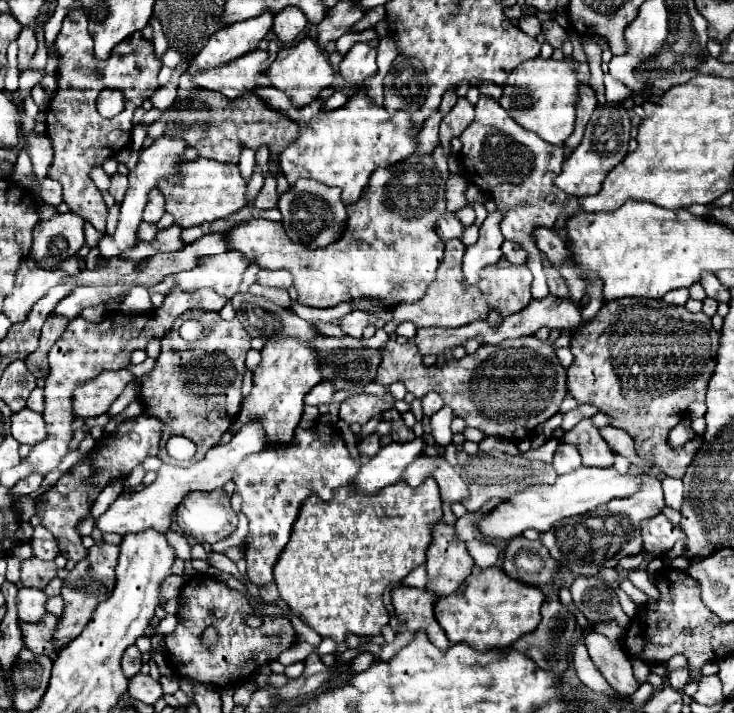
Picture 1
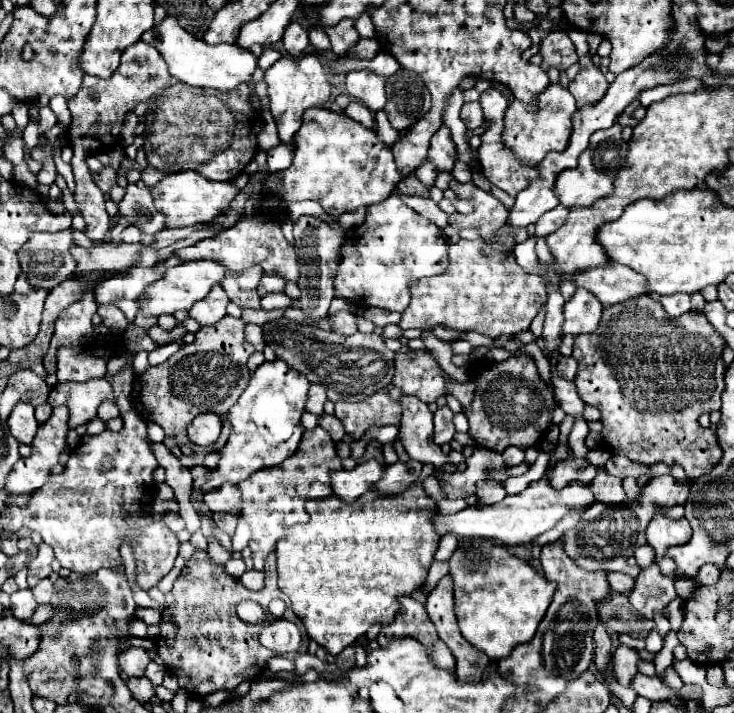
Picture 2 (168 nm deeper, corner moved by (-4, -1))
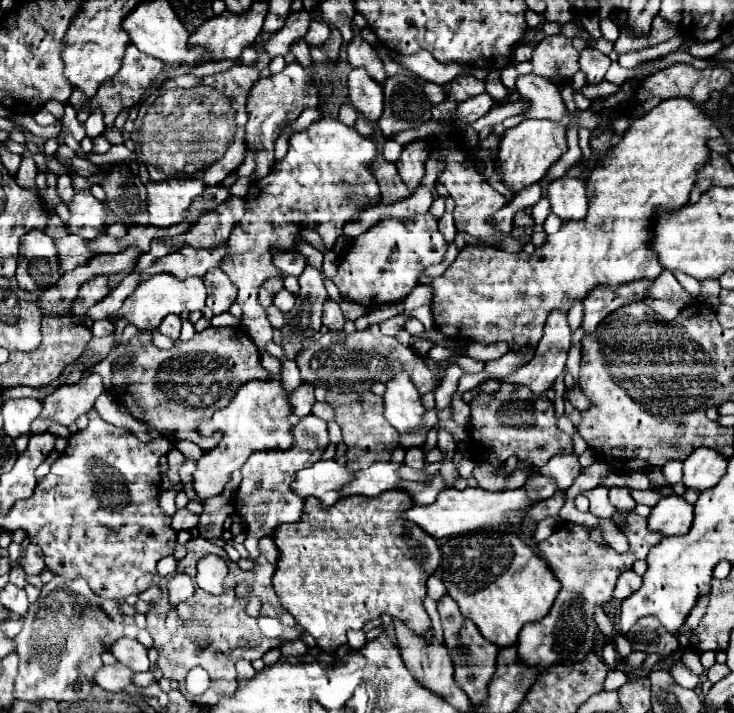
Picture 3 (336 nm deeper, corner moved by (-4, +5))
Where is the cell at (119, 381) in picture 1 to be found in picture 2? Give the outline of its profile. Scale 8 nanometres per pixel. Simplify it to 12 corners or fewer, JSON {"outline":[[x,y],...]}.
{"outline":[[108,379],[58,383],[46,403],[66,405],[68,427],[96,417],[98,405],[114,399]]}

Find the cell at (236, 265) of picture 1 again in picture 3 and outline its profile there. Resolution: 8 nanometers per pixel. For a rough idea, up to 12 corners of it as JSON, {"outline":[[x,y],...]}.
{"outline":[[202,278],[142,281],[118,317],[154,331],[170,313],[200,311]]}

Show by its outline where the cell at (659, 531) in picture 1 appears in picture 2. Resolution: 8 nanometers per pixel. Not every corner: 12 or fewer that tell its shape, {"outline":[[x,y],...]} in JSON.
{"outline":[[656,513],[646,529],[662,573],[674,571],[668,547],[690,539],[690,523]]}

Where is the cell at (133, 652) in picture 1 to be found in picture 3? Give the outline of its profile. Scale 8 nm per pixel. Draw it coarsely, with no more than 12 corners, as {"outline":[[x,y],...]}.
{"outline":[[122,637],[110,653],[134,671],[148,671],[146,647]]}

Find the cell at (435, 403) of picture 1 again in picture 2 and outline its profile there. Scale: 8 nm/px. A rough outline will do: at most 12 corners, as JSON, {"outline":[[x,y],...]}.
{"outline":[[452,411],[434,413],[434,443],[450,443],[456,429]]}

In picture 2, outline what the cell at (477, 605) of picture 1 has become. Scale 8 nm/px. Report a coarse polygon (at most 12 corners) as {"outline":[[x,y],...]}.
{"outline":[[506,547],[450,557],[458,625],[492,661],[534,637],[554,583]]}

